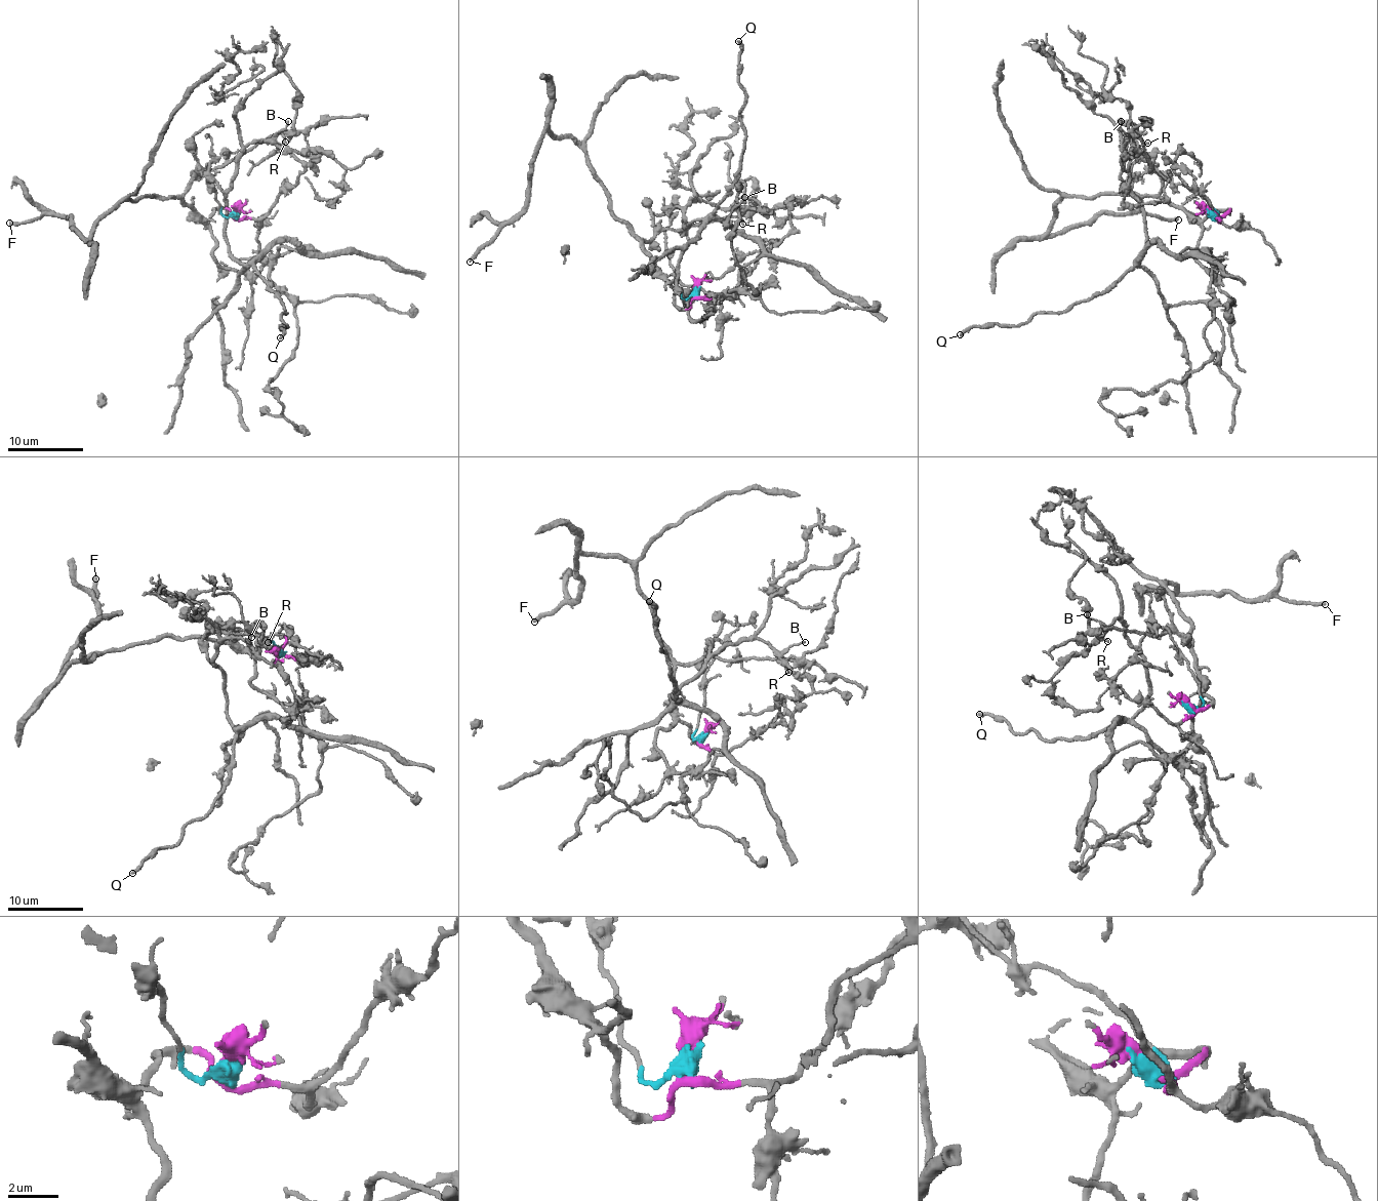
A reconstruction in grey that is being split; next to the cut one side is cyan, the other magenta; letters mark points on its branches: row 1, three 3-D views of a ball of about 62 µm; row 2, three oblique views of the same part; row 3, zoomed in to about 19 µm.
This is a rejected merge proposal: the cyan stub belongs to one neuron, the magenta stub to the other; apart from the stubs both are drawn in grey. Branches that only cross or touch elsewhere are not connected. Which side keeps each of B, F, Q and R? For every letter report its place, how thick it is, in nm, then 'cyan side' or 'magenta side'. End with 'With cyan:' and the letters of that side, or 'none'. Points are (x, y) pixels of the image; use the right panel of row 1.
B: at (1121, 121); 120 nm thick; cyan side
F: at (1178, 219); 320 nm thick; magenta side
Q: at (960, 334); 280 nm thick; cyan side
R: at (1147, 143); 150 nm thick; cyan side
With cyan: B, Q, R

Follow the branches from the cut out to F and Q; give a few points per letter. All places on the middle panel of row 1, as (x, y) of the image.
F: (695, 292), (686, 309), (675, 304), (588, 153), (546, 131), (529, 203), (470, 262)
Q: (695, 292), (682, 297), (676, 284), (666, 209), (678, 206), (687, 227), (704, 218), (740, 166), (737, 40)

